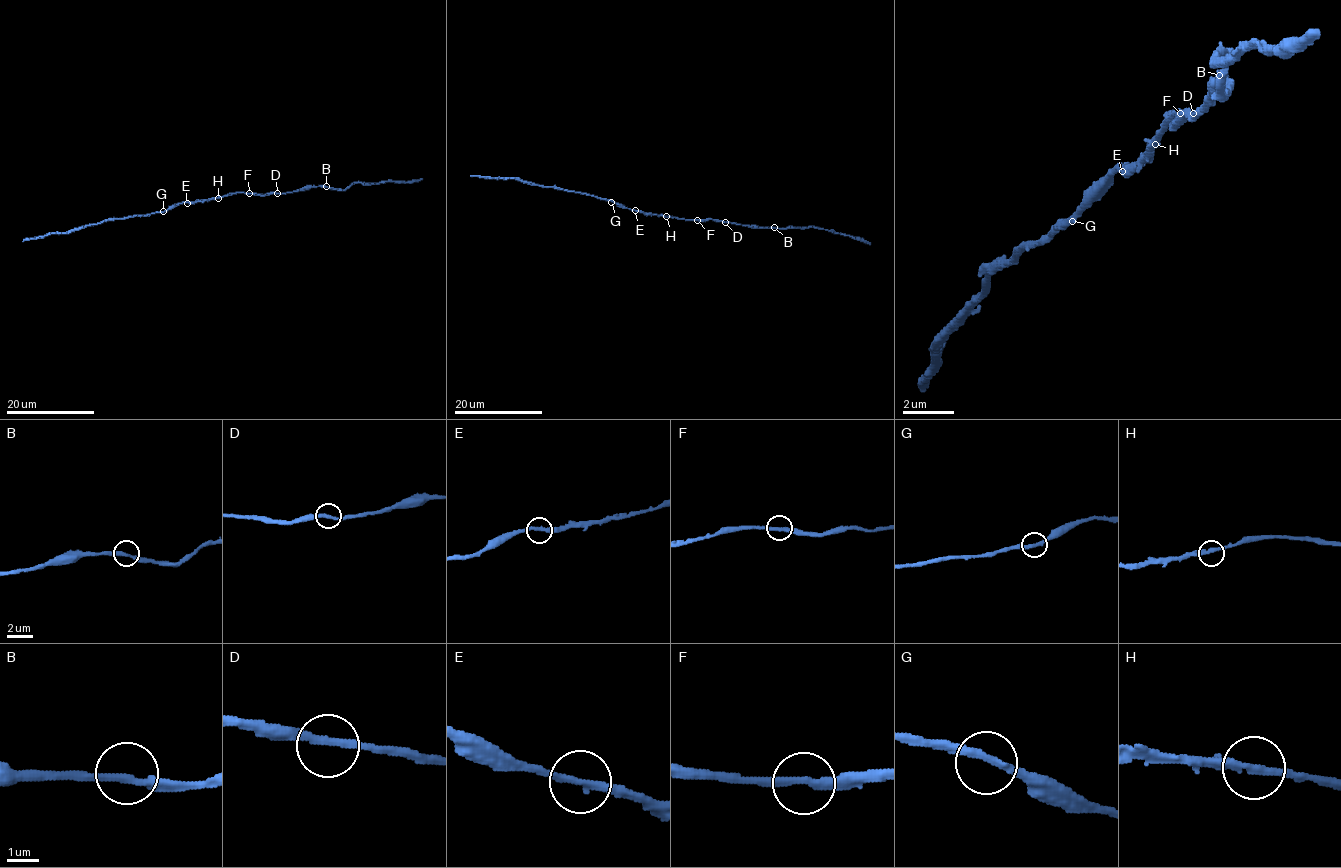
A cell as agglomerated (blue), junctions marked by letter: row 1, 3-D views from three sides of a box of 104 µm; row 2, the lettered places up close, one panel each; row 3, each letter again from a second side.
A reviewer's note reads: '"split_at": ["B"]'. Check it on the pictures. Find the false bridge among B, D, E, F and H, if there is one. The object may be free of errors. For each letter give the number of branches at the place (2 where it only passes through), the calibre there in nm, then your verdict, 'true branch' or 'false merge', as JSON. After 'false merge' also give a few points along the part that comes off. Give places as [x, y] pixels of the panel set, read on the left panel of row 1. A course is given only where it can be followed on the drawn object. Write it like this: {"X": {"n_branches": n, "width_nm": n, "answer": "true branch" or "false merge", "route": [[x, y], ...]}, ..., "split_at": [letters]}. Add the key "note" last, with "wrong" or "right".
{"B": {"n_branches": 2, "width_nm": 280, "answer": "true branch"}, "D": {"n_branches": 2, "width_nm": 260, "answer": "true branch"}, "E": {"n_branches": 2, "width_nm": 260, "answer": "true branch"}, "F": {"n_branches": 2, "width_nm": 260, "answer": "true branch"}, "H": {"n_branches": 2, "width_nm": 280, "answer": "true branch"}, "split_at": [], "note": "wrong"}

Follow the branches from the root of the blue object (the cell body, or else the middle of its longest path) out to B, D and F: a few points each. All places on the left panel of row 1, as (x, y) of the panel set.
B: (218, 196), (237, 193), (286, 194), (326, 186)
D: (218, 196), (277, 193)
F: (218, 196), (249, 193)

